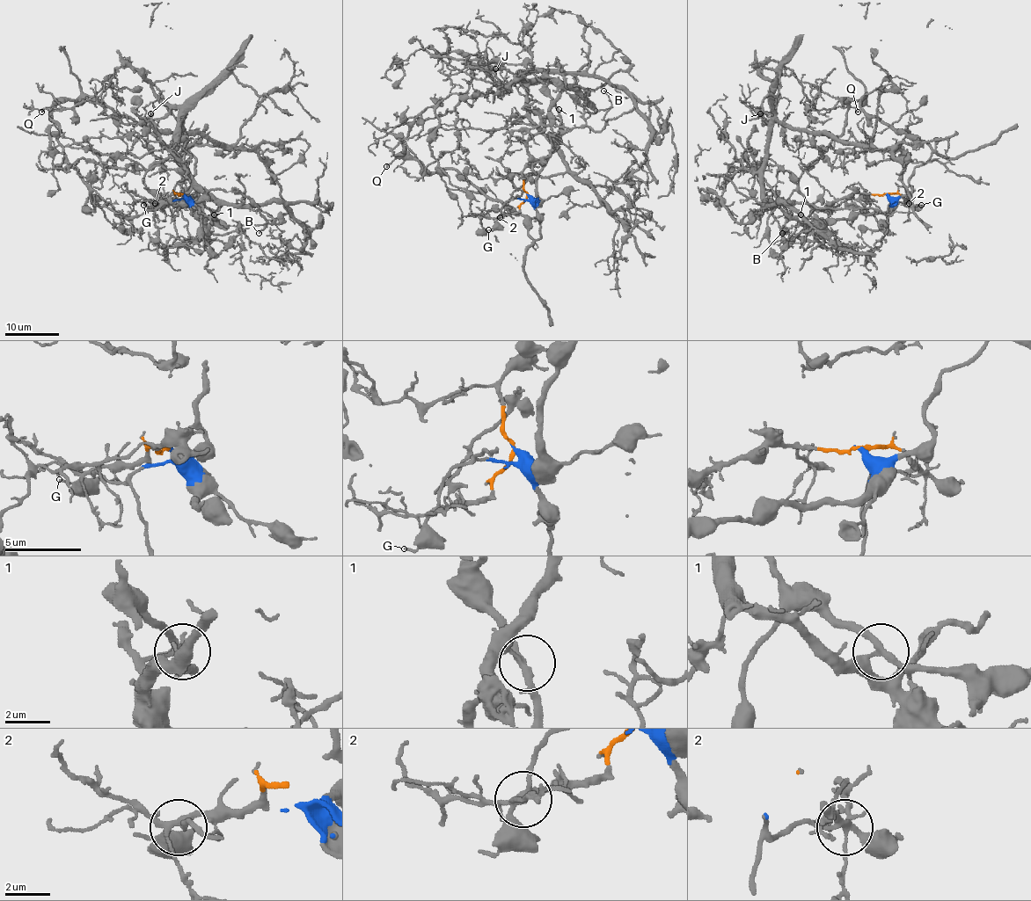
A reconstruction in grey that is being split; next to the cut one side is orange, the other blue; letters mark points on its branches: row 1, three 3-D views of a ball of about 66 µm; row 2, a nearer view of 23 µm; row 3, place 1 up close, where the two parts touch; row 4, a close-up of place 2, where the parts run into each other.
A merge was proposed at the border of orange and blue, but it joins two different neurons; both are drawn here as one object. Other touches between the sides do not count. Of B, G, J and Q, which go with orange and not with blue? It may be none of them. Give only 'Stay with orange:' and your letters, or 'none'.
Stay with orange: J

